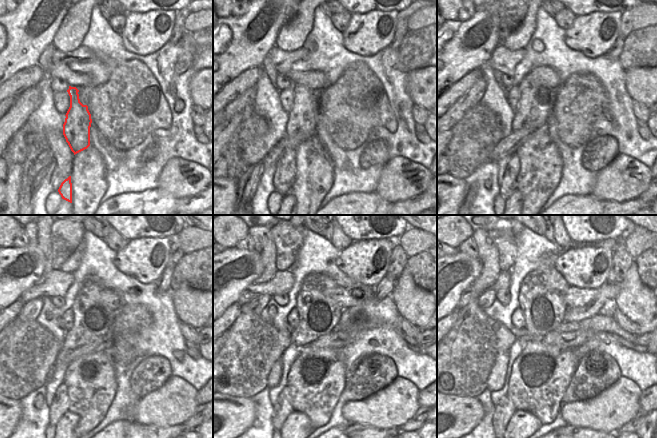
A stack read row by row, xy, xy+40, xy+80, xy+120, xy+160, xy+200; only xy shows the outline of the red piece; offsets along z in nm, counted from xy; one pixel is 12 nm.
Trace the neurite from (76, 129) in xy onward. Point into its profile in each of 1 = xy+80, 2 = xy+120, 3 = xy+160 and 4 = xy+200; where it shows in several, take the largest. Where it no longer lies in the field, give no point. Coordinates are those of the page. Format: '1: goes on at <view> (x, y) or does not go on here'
1: goes on at xy+80 (538, 89)
2: goes on at xy+120 (95, 307)
3: goes on at xy+160 (319, 303)
4: goes on at xy+200 (542, 299)

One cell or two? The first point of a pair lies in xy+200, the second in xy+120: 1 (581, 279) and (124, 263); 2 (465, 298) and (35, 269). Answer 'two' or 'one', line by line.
1: one
2: two

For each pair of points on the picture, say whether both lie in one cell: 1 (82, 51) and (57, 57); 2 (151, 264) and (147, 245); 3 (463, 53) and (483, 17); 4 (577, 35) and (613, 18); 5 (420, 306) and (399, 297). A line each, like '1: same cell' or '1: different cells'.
1: same cell
2: same cell
3: same cell
4: same cell
5: same cell

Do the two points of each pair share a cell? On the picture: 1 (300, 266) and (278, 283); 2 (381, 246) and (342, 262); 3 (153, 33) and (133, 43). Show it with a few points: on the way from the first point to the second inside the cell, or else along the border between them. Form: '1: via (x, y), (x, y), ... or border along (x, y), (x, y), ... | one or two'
1: border along (291, 271), (294, 277), (294, 284), (287, 294) | two
2: via (371, 255), (365, 261), (352, 261) | one
3: via (148, 33), (144, 33), (138, 38) | one

